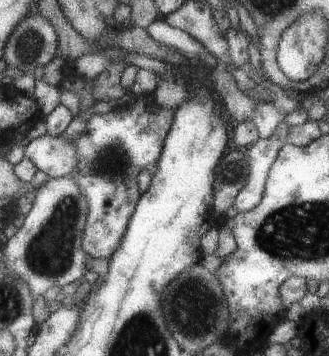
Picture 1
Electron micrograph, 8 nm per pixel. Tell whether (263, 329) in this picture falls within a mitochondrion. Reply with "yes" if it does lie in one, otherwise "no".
no

